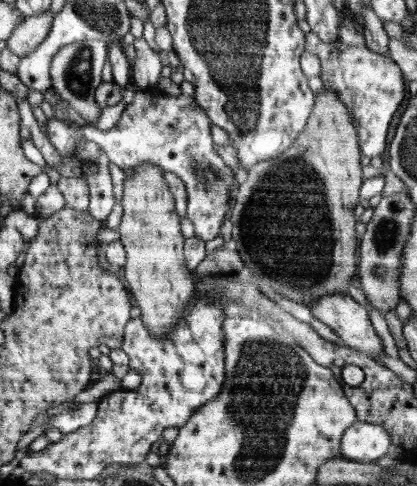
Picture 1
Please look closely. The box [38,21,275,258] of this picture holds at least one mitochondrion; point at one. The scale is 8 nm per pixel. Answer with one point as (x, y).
(78, 69)

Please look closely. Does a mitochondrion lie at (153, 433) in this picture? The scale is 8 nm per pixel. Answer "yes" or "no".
no

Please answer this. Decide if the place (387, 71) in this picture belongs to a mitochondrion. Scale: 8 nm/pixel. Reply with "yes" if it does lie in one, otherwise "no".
no

